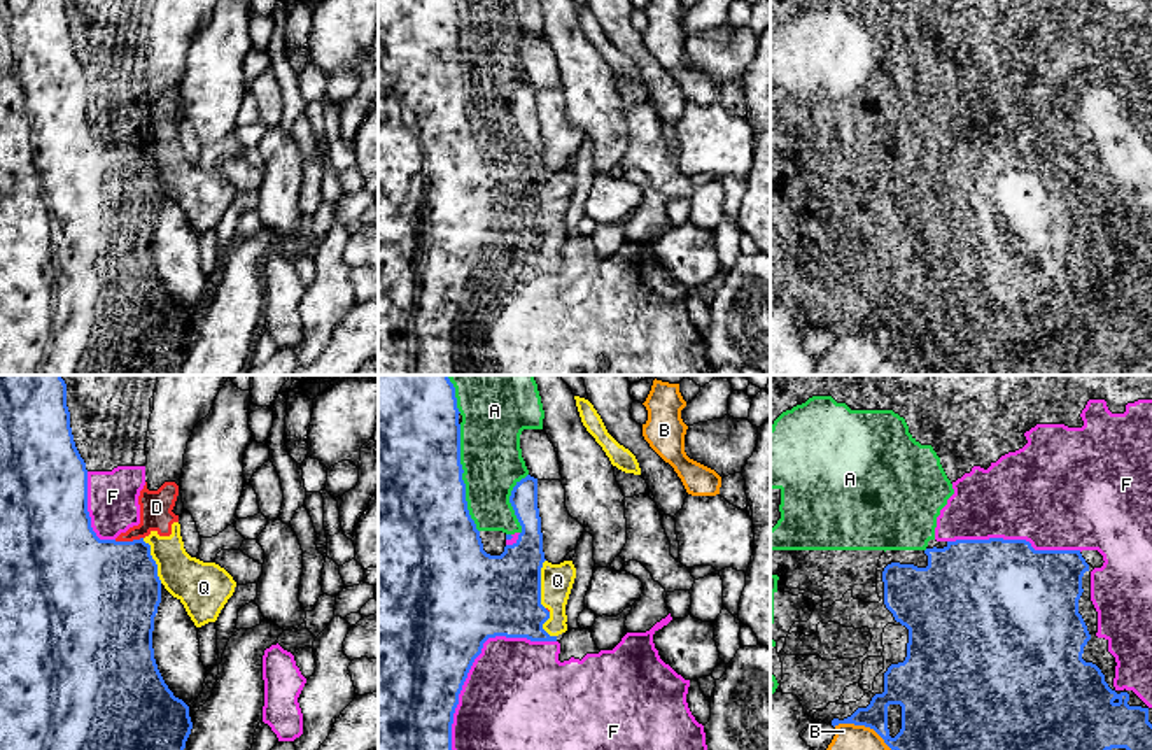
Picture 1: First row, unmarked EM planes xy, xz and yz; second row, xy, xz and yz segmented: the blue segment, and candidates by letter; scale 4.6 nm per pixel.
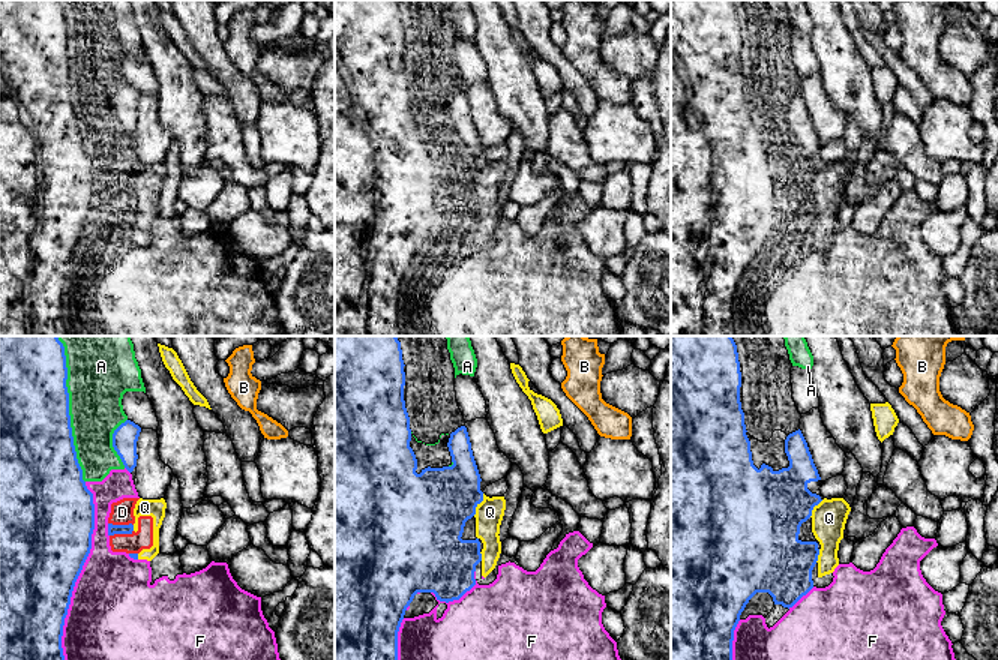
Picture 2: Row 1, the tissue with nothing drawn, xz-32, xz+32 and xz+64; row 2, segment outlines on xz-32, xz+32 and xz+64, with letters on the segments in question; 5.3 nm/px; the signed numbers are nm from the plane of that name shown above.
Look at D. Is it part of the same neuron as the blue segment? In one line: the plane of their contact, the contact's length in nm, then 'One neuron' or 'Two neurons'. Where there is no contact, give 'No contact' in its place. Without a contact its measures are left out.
Touches blue in xy. Shared border 140 nm. Two neurons

